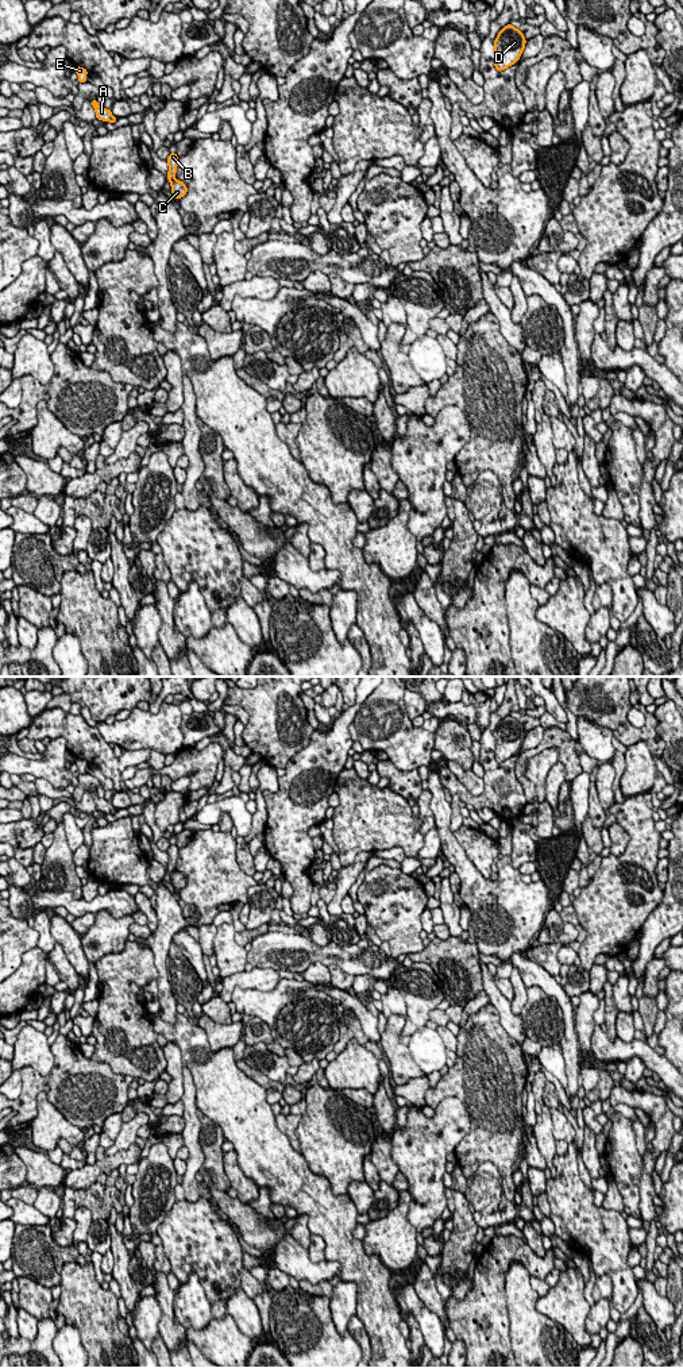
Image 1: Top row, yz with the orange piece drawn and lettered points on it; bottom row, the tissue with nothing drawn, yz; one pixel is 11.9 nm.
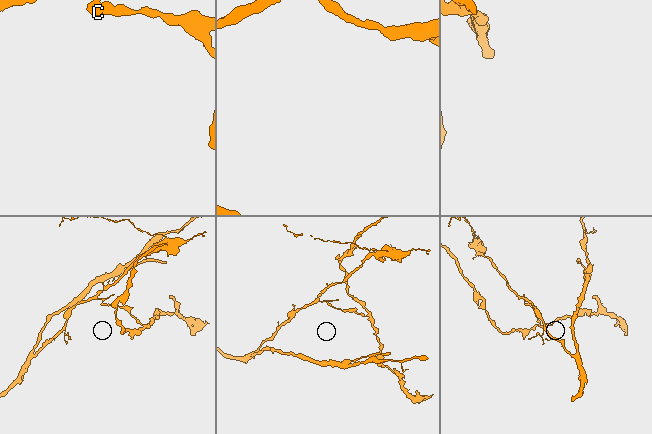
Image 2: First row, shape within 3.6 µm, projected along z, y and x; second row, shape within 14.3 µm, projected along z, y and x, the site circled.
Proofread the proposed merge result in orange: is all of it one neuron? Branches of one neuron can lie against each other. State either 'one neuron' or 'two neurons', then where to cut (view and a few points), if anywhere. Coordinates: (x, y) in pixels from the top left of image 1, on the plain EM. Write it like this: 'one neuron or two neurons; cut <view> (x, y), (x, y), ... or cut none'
two neurons; cut yz (174, 869), (169, 871)

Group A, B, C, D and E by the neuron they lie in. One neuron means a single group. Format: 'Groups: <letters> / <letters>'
Groups: A B D E / C

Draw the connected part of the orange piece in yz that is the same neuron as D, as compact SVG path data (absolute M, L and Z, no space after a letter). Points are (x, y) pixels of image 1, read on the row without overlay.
M506 716L494 732L494 758L498 763L517 755L526 731L524 725L512 716Z

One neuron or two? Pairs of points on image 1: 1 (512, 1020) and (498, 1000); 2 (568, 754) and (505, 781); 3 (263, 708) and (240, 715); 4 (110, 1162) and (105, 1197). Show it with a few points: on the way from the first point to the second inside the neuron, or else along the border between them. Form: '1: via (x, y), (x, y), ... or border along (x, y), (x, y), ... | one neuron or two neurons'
1: via (506, 1014), (502, 1005) | one neuron
2: border along (517, 756), (516, 777), (527, 802) | two neurons
3: border along (223, 702), (239, 705), (247, 713), (249, 721) | two neurons
4: border along (96, 1180), (91, 1185) | two neurons

